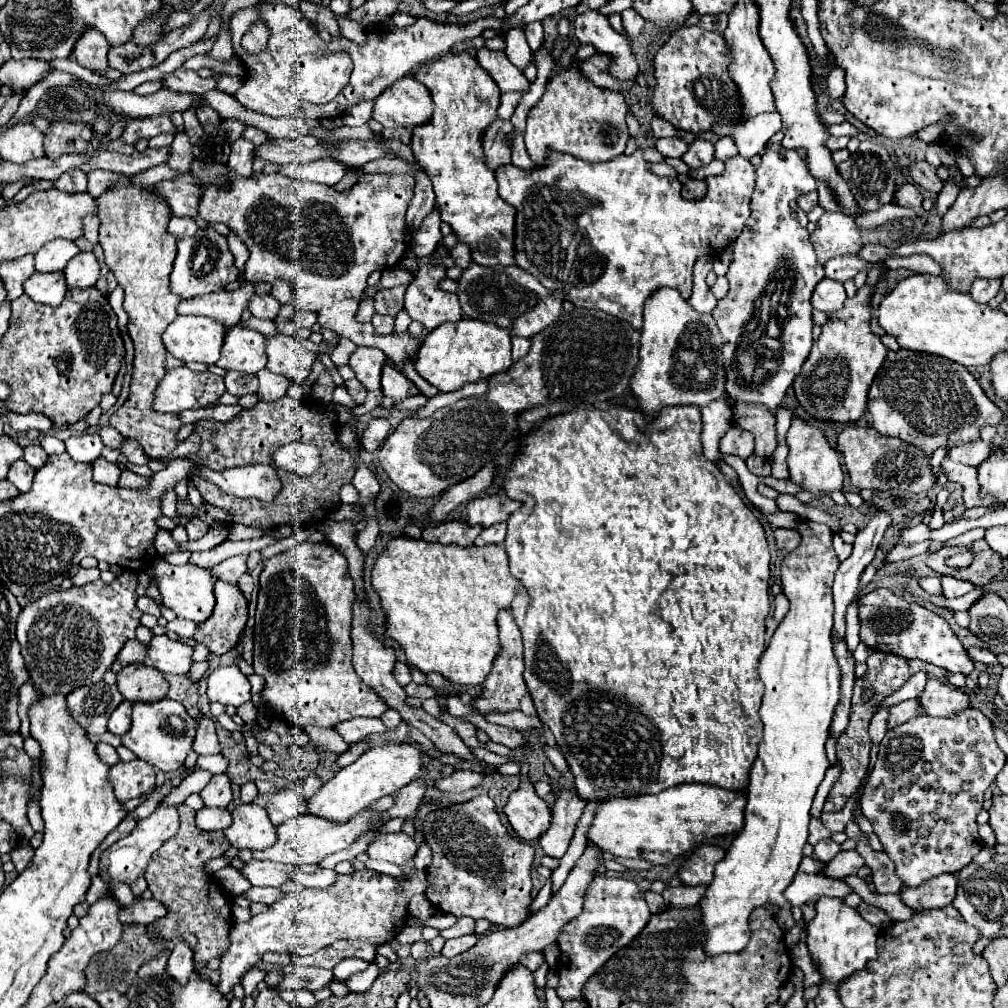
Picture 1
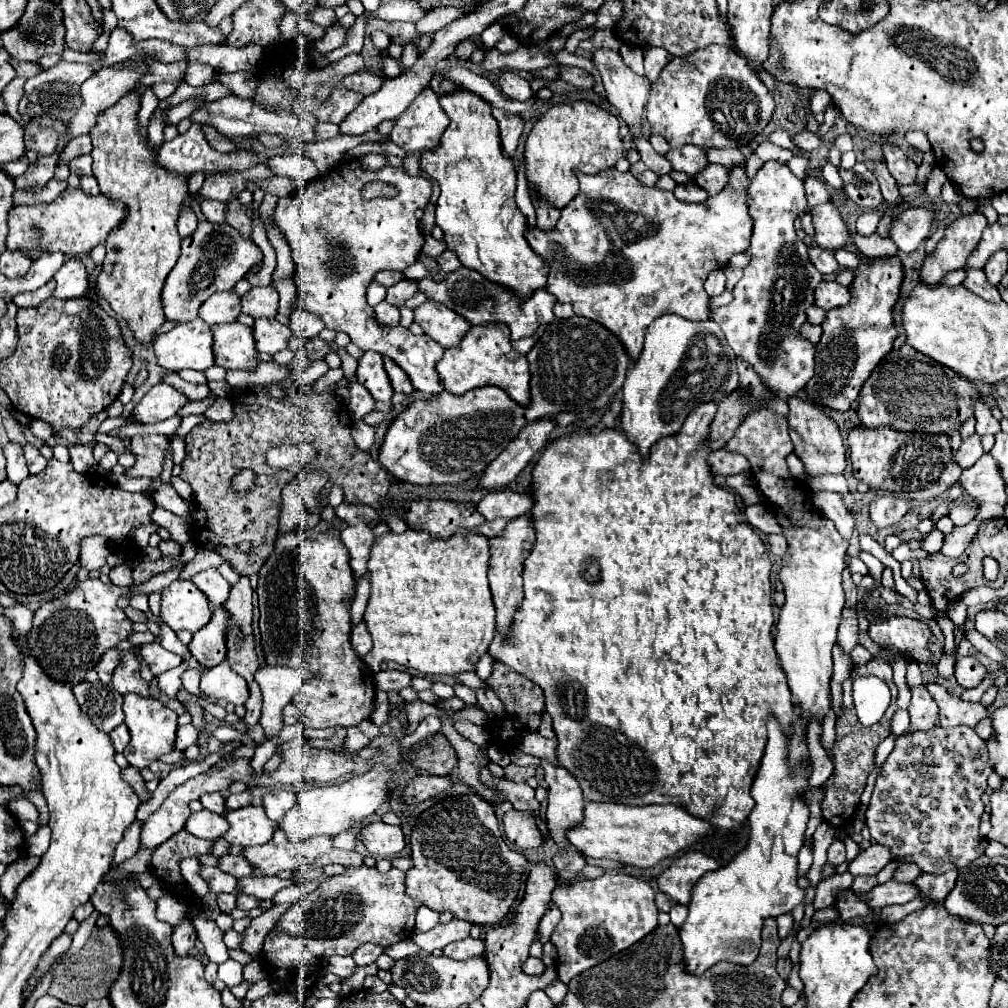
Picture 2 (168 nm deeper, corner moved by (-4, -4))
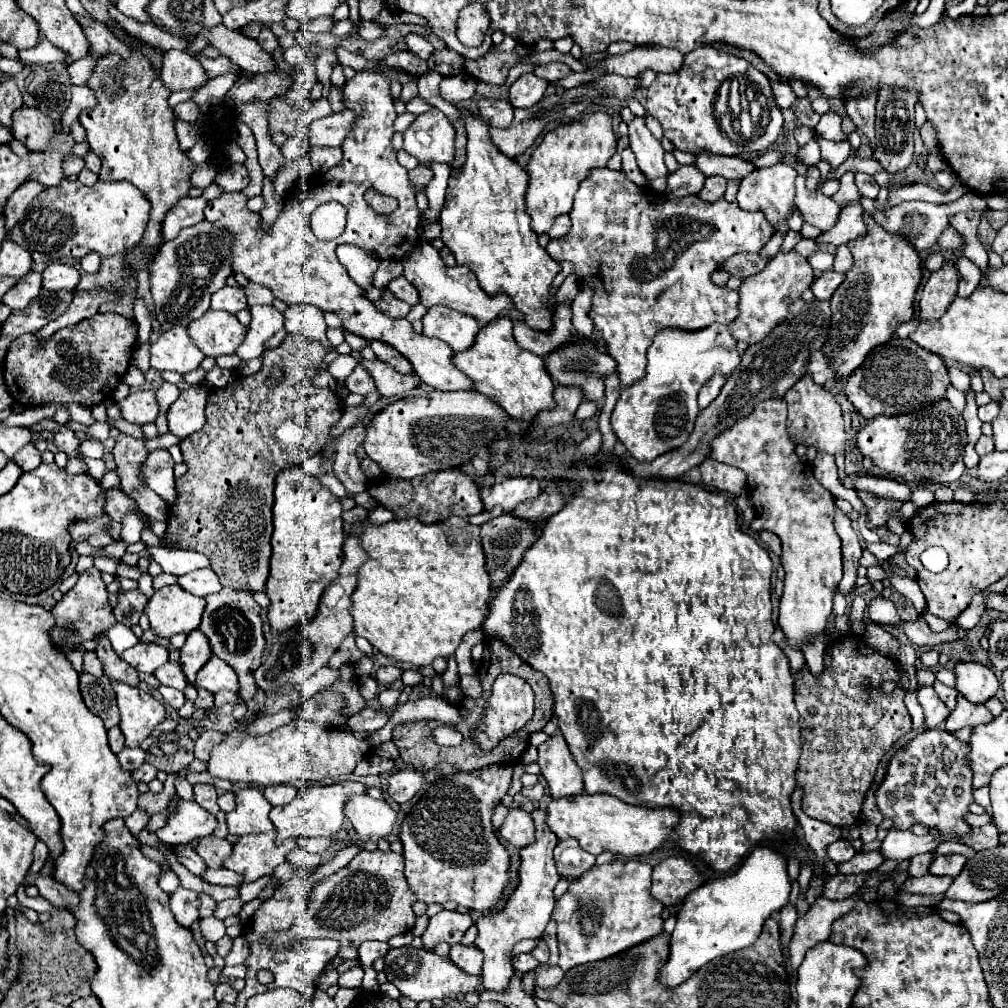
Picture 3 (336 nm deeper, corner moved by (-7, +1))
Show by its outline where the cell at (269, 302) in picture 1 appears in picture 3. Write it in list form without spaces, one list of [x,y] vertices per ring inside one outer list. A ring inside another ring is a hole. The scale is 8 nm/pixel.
[[[248,282],[244,286],[244,292],[246,292],[246,298],[248,298],[248,306],[258,306],[258,304],[272,304],[274,302],[274,294],[272,290],[268,290],[266,286],[262,284],[256,284],[256,282]]]

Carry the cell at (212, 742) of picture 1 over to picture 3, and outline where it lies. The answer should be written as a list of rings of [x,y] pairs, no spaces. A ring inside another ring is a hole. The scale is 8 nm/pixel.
[[[168,662],[166,666],[160,666],[160,668],[154,672],[154,676],[156,676],[162,684],[168,684],[168,686],[180,690],[180,692],[184,692],[186,686],[188,686],[188,680],[184,678],[182,668],[176,666],[176,664],[170,664],[170,662]]]

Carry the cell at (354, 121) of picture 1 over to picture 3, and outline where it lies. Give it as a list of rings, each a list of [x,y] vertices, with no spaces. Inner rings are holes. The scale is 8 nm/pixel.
[[[344,110],[338,114],[328,114],[320,120],[314,120],[310,126],[310,142],[314,146],[330,146],[336,148],[344,142],[348,136],[348,130],[352,130],[358,114],[354,110]]]

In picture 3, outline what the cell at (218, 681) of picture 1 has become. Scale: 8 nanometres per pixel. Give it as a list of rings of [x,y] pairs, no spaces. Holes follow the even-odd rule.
[[[212,656],[206,662],[206,666],[200,670],[200,674],[196,676],[196,688],[204,688],[212,694],[216,694],[220,690],[238,692],[238,678],[236,678],[236,672],[232,670],[232,666],[228,666],[224,660]]]

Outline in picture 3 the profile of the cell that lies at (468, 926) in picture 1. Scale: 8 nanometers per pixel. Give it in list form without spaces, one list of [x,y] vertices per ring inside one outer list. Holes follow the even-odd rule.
[[[442,910],[440,914],[432,916],[428,922],[428,928],[422,934],[424,940],[424,948],[430,950],[434,948],[438,942],[448,942],[448,944],[456,944],[462,940],[464,932],[472,926],[472,918],[470,914],[460,914],[456,910]]]

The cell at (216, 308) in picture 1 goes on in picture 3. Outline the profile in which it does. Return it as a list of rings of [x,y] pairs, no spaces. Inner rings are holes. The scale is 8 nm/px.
[[[224,286],[218,292],[212,294],[212,310],[226,310],[230,314],[236,314],[238,310],[246,308],[246,294],[240,286]]]

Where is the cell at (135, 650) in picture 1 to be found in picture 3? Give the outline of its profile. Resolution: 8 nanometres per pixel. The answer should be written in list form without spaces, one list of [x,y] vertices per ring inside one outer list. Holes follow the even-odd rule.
[[[84,652],[84,672],[100,676],[104,674],[104,668],[100,666],[100,660],[96,658],[96,652]]]

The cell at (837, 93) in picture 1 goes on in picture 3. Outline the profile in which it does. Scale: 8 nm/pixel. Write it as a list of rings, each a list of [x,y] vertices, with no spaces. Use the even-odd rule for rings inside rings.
[[[810,140],[806,146],[802,146],[800,152],[798,152],[798,160],[808,164],[808,166],[818,164],[818,160],[820,160],[820,146],[818,146],[818,142]]]

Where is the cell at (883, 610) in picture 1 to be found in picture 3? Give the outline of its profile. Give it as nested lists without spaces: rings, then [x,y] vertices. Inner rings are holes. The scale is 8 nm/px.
[[[958,662],[954,668],[956,674],[956,688],[958,692],[968,698],[970,702],[984,704],[988,698],[996,696],[998,692],[998,678],[994,676],[992,668],[980,662]]]

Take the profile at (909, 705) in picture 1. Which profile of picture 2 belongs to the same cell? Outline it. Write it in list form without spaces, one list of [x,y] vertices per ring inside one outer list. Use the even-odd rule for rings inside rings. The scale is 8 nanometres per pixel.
[[[925,685],[911,689],[911,703],[909,703],[909,715],[911,715],[911,727],[913,729],[931,729],[939,723],[939,707]]]

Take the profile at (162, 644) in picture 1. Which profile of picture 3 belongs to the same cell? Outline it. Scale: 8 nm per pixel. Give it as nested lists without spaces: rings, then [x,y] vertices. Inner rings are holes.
[[[138,642],[136,646],[124,650],[120,656],[132,664],[138,672],[156,672],[160,666],[164,666],[168,662],[168,648],[160,646],[160,644],[142,644]]]

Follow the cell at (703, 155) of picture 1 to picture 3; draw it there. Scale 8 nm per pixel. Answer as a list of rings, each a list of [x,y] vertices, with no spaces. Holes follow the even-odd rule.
[[[708,176],[706,182],[704,182],[704,188],[702,188],[702,192],[698,196],[704,202],[714,202],[720,196],[724,196],[724,190],[726,190],[726,180],[724,178],[720,178],[720,176]]]

